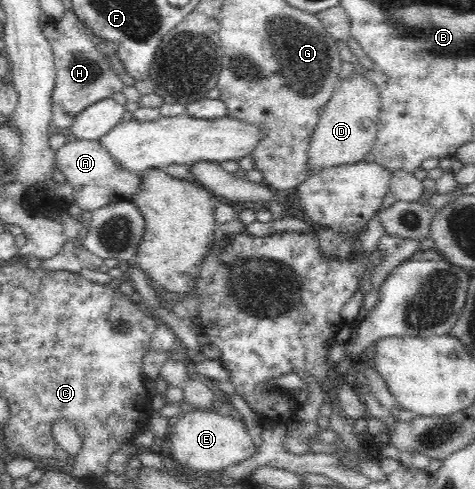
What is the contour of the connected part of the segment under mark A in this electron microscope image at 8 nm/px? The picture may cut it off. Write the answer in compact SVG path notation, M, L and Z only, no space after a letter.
M67 141L56 152L56 165L57 170L64 174L65 182L73 187L73 194L76 197L77 204L76 210L81 216L85 216L89 212L113 202L131 201L134 194L140 189L140 175L129 172L124 166L117 163L98 141Z

